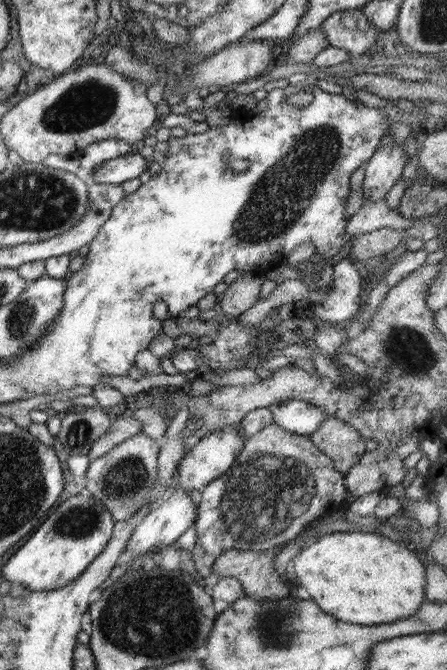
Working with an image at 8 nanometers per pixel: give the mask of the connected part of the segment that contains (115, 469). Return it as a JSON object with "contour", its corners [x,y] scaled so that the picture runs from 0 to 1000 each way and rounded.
{"contour":[[[313,645],[295,654],[284,654],[277,660],[262,663],[246,670],[242,678],[210,685],[201,690],[192,703],[190,728],[210,746],[221,746],[251,770],[255,781],[286,778],[329,751],[329,743],[338,739],[347,719],[356,712],[353,707],[356,670],[342,654]]]}

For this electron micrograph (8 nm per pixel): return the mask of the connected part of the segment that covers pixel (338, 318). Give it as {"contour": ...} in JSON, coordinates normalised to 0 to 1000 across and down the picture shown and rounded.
{"contour":[[[781,385],[765,387],[745,396],[743,403],[747,404],[743,424],[727,430],[727,433],[743,431],[743,434],[716,451],[698,452],[702,452],[702,476],[711,482],[758,487],[770,479],[785,481],[787,472],[805,463],[805,433],[810,433],[805,427],[814,422],[814,415],[805,412],[792,391]]]}

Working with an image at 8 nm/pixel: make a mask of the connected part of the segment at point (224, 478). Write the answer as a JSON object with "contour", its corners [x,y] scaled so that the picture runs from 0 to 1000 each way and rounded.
{"contour":[[[609,631],[597,642],[577,643],[548,658],[544,670],[528,682],[526,691],[494,712],[470,719],[447,731],[445,752],[441,754],[441,766],[436,767],[438,790],[443,793],[443,804],[452,818],[461,822],[465,834],[485,831],[515,821],[550,822],[595,822],[617,819],[640,810],[658,807],[694,782],[709,775],[729,775],[738,767],[767,760],[765,752],[776,742],[776,728],[772,727],[770,709],[752,701],[747,688],[729,681],[687,651],[658,648],[644,642],[635,642],[617,631]]]}

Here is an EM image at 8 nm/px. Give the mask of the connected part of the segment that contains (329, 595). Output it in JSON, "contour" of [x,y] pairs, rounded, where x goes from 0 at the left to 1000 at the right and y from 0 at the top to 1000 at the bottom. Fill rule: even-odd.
{"contour":[[[736,794],[655,833],[651,857],[729,916],[770,928],[832,934],[915,921],[935,910],[940,896],[953,899],[946,840],[928,815],[902,807],[832,794]]]}

